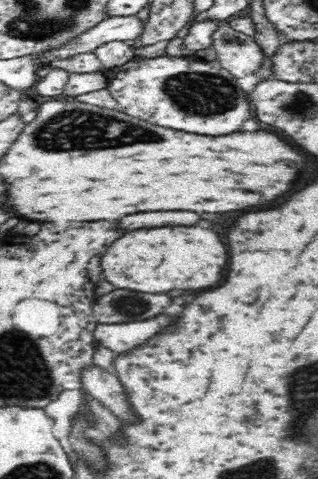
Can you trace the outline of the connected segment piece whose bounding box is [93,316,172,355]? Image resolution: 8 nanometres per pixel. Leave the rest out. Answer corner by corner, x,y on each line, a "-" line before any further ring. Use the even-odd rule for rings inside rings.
158,316
142,322
125,322
118,324
99,324
93,332
96,345
122,354
144,344
150,336
162,332
162,328
170,326
170,316

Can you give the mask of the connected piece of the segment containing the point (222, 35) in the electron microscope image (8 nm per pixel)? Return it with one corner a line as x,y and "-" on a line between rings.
227,23
212,33
212,44
222,68
236,79
254,74
262,64
263,52
253,37
234,30

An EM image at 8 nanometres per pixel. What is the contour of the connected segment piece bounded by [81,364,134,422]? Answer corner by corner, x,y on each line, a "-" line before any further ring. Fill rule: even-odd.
94,364
81,370
83,390
89,392
98,401
110,408
124,422
132,422
134,414
130,412
130,404
126,400
124,388
120,379
112,375
108,369
100,368

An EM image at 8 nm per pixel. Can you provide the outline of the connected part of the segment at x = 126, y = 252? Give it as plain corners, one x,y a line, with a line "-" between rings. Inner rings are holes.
204,226
142,228
118,238
102,258
104,278
116,288
140,292
198,290
214,286
226,270
226,248
220,236

